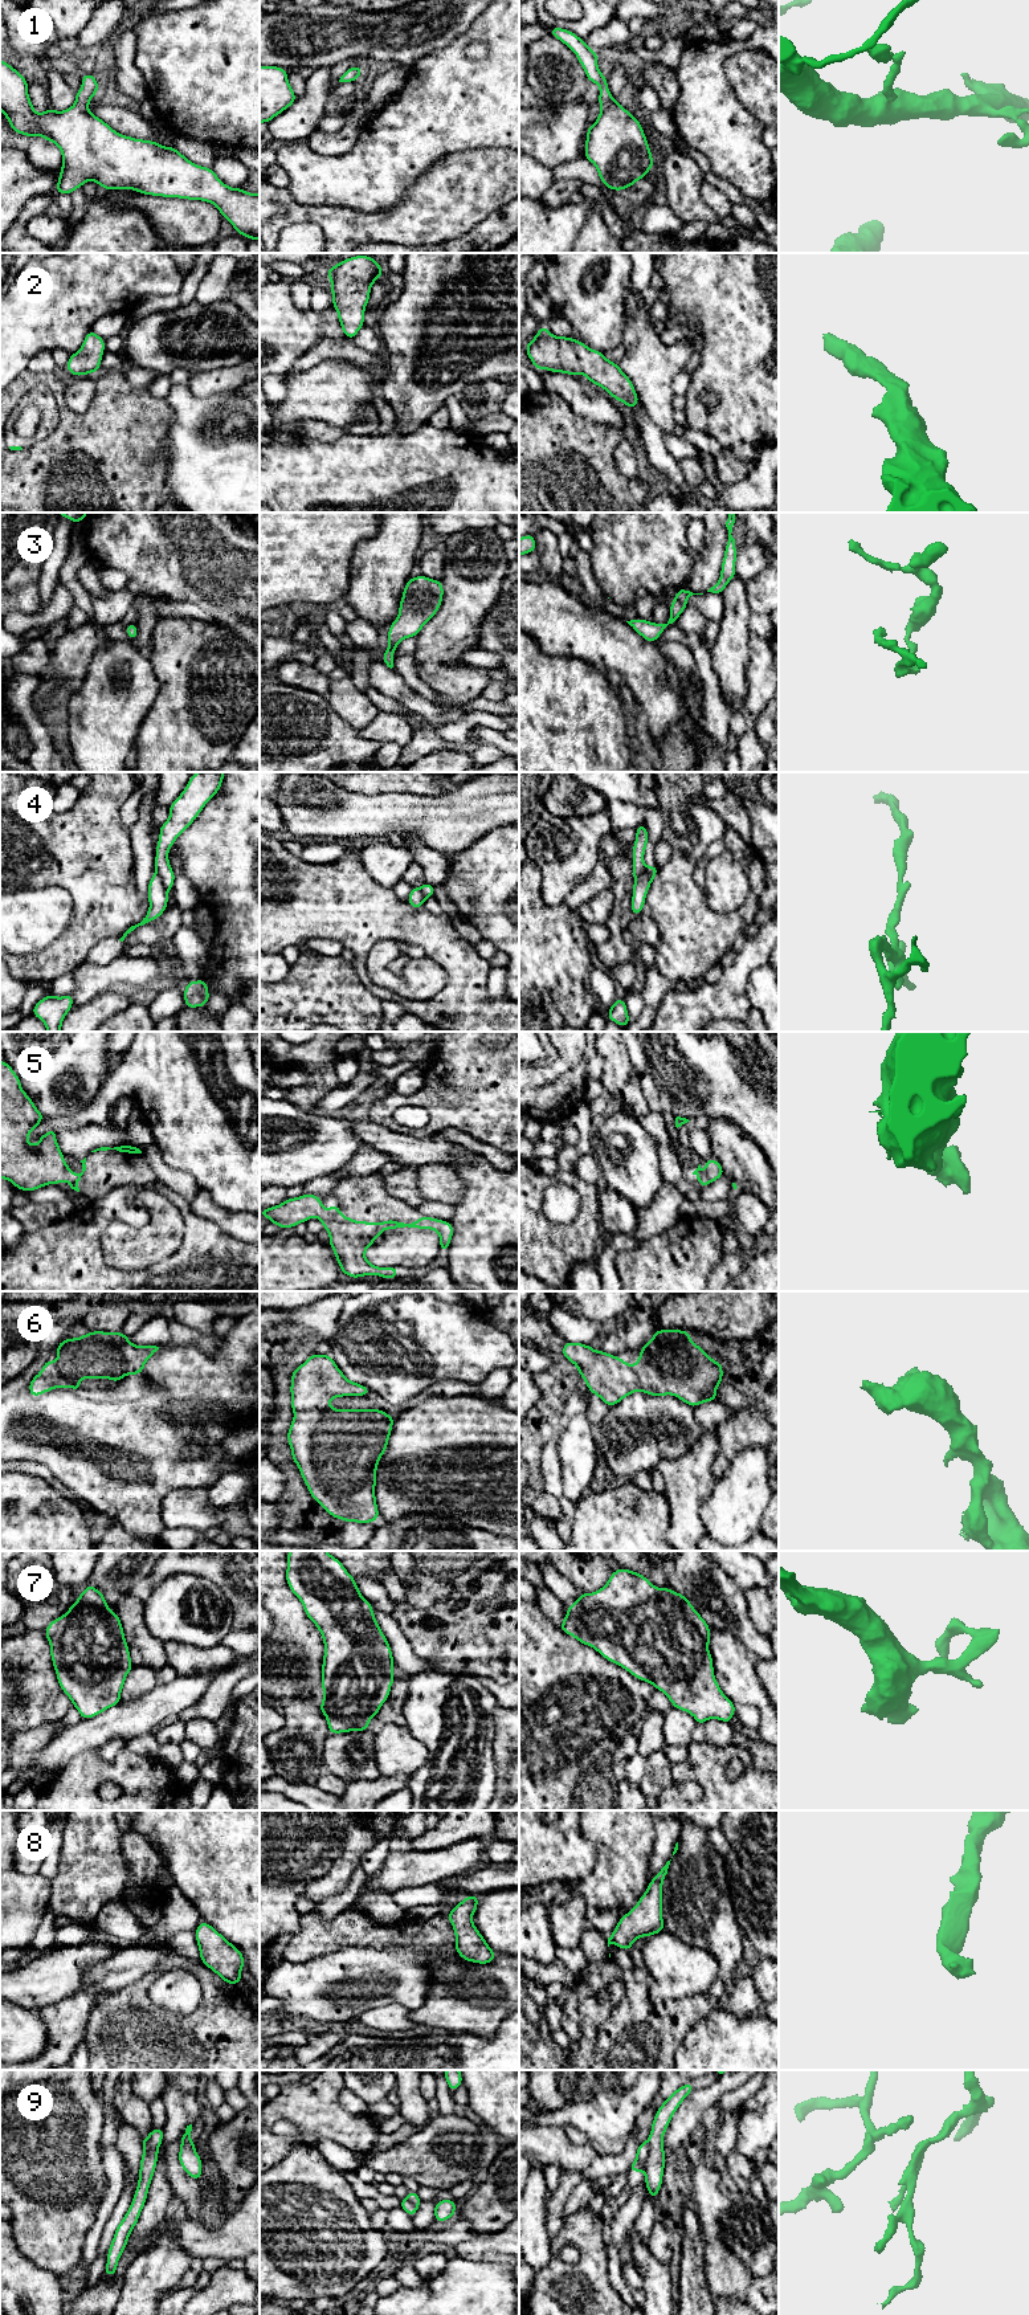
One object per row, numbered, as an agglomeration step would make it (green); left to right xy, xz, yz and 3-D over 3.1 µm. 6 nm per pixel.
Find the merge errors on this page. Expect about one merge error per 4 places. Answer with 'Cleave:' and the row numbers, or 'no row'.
Cleave: 4, 9

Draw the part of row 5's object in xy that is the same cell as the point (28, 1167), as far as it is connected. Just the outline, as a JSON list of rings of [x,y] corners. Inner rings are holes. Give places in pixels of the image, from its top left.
[[[0,1061],[0,1179],[9,1180],[16,1189],[32,1192],[48,1184],[69,1181],[69,1187],[79,1192],[78,1181],[86,1171],[86,1158],[81,1160],[82,1172],[73,1173],[64,1160],[64,1154],[56,1140],[57,1130],[44,1134],[36,1146],[28,1142],[29,1134],[42,1122],[45,1116],[36,1108],[30,1097],[21,1089],[20,1078],[15,1070]]]

